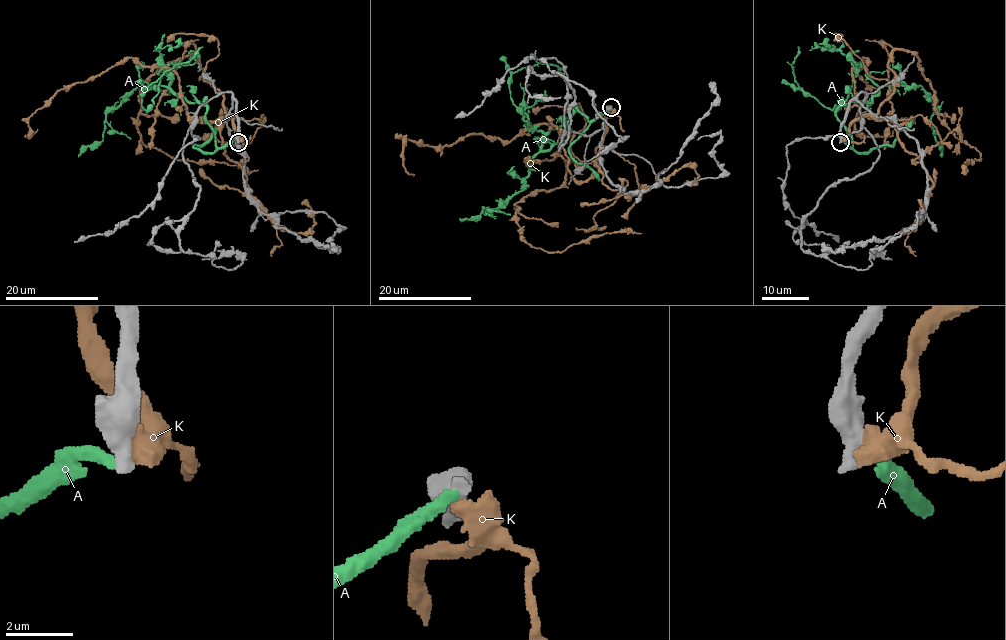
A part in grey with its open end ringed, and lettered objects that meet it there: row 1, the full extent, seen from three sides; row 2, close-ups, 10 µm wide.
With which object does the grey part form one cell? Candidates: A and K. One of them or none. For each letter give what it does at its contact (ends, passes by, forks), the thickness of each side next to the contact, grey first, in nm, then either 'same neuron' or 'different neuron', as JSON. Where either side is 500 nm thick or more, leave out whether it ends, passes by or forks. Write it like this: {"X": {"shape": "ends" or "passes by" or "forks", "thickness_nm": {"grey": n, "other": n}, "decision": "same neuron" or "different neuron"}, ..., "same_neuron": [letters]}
{"A": {"thickness_nm": {"grey": 600, "other": 320}, "decision": "different neuron"}, "K": {"thickness_nm": {"grey": 750, "other": 550}, "decision": "different neuron"}, "same_neuron": []}

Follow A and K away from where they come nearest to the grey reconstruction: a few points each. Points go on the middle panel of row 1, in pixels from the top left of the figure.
A: (610, 108), (590, 121), (576, 106), (568, 136), (542, 149), (509, 77), (566, 67)
K: (609, 109), (585, 181), (571, 174), (560, 132), (541, 123), (509, 141), (402, 136), (413, 176)

